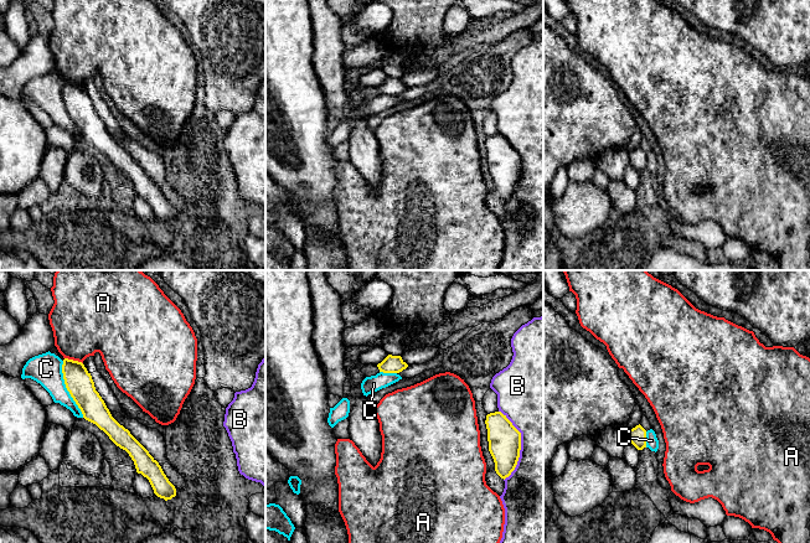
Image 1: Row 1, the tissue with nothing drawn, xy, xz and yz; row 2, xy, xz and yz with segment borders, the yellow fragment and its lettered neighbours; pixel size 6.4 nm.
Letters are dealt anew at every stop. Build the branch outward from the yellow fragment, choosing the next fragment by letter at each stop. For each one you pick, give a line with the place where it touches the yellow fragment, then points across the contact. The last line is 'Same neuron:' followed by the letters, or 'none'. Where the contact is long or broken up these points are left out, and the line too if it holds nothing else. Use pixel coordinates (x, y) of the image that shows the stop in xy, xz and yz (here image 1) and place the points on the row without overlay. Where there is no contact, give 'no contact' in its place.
Same neuron: none

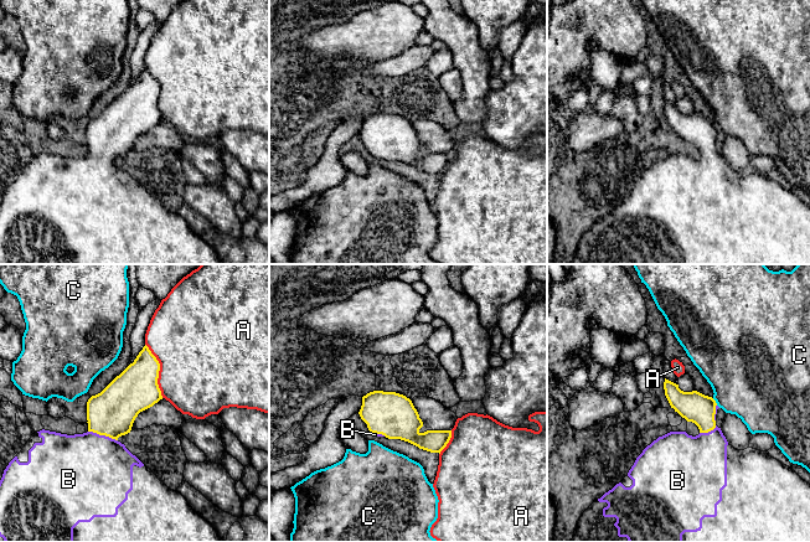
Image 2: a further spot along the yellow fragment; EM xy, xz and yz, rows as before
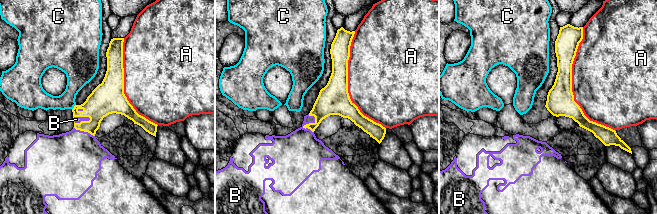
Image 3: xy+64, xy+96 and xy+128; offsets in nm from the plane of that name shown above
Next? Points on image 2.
B: contact xy (103, 156); way xy (112, 134), (103, 156), (93, 182), (93, 194)
Same neuron: B

